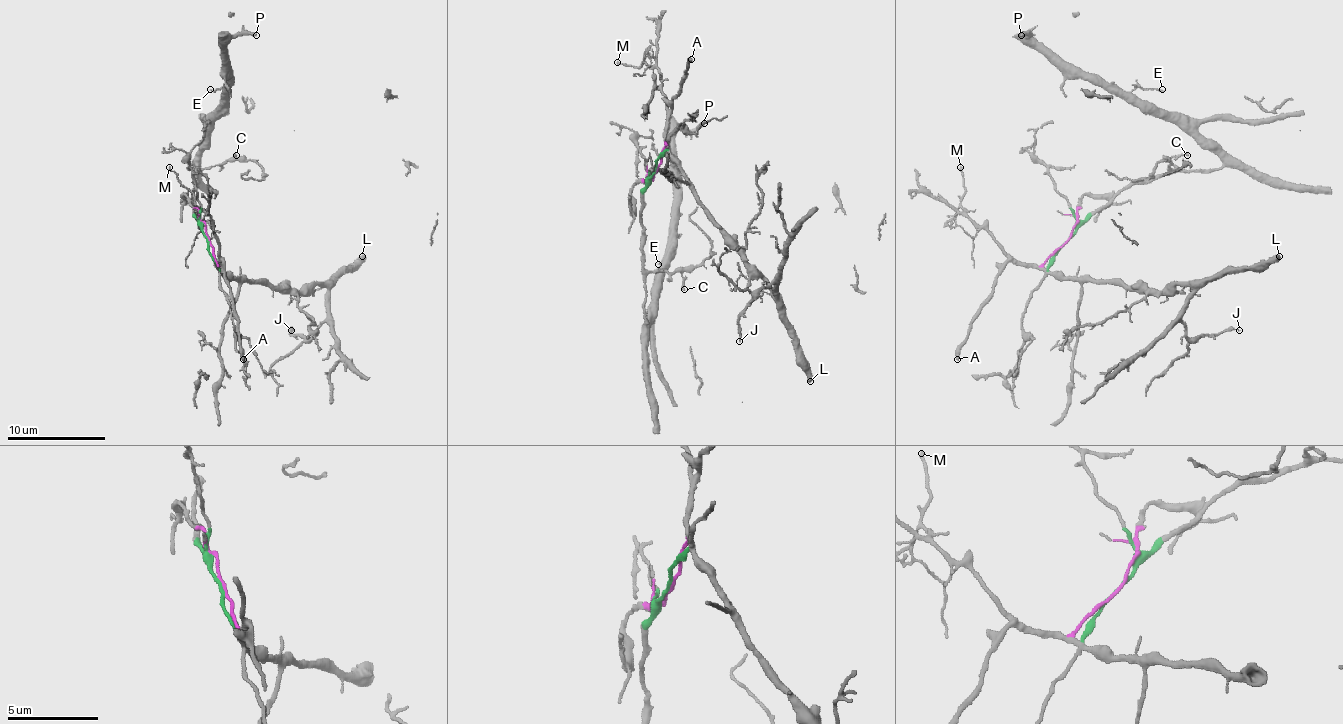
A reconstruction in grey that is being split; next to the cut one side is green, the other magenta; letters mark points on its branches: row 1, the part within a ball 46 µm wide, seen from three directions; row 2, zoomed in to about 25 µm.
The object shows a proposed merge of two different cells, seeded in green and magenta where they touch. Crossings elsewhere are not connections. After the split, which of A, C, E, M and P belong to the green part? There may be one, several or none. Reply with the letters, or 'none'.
C, E, P

